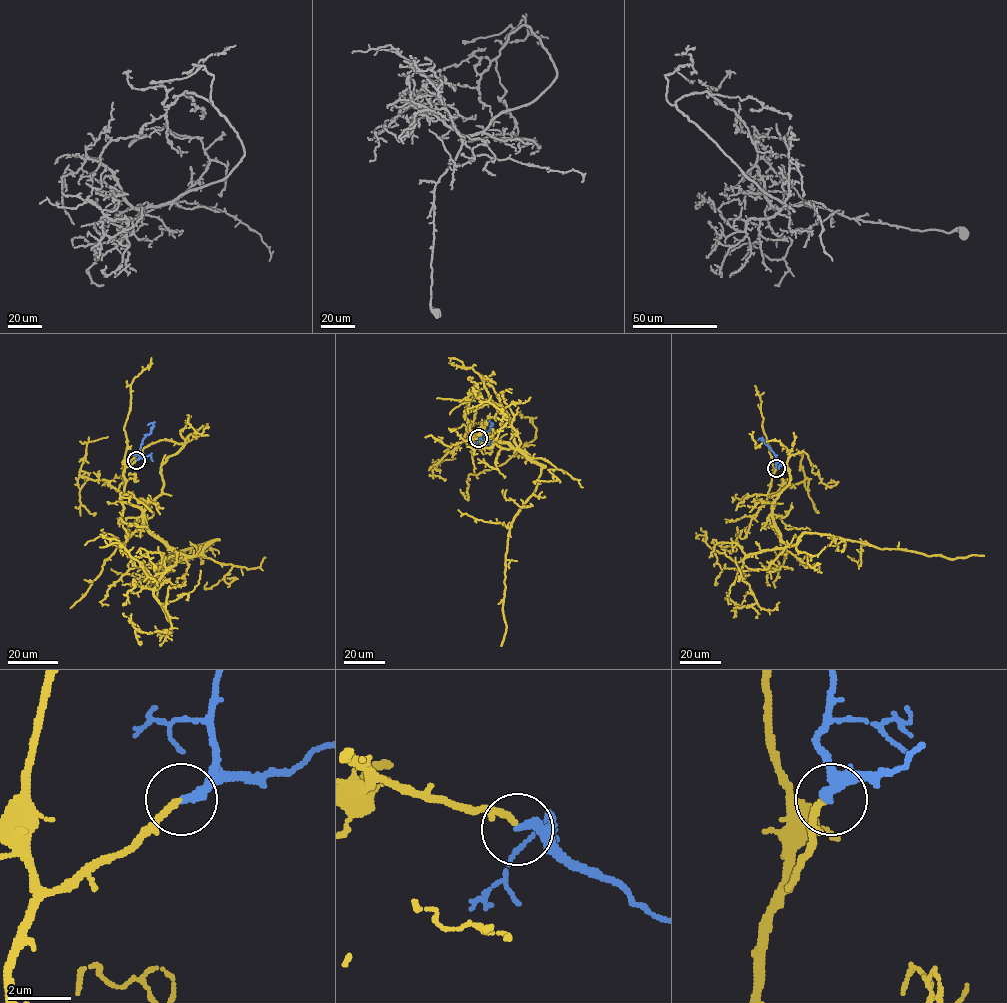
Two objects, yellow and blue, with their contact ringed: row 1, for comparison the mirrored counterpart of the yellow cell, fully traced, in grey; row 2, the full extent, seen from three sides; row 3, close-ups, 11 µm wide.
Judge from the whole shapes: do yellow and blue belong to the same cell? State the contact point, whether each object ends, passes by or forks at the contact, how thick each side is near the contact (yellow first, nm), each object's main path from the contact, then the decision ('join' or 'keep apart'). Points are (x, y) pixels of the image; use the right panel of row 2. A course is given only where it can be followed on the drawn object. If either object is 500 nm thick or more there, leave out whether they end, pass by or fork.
at (776, 468); yellow ends there; blue ends there; 200 nm thick on the yellow side, 320 nm on the other; yellow runs (776, 467), (767, 501), (774, 505), (773, 521), (787, 545), (805, 533), (816, 533), (928, 556), (984, 556); blue runs (776, 467), (773, 451), (762, 438), (758, 439); join

